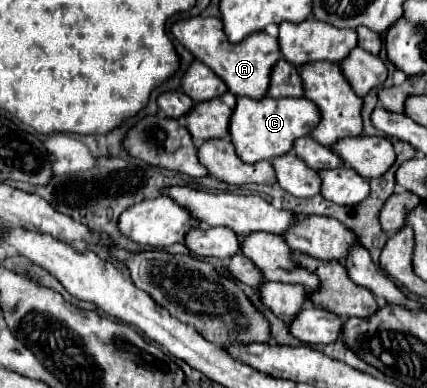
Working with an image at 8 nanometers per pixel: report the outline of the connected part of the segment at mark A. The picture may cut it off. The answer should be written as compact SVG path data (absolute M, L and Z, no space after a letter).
M196 16L178 20L172 26L172 34L184 48L188 48L200 62L204 62L208 68L212 68L226 84L228 90L234 96L246 96L252 100L260 100L268 96L268 80L272 74L272 68L280 60L280 46L278 38L268 36L266 32L256 32L248 36L248 40L242 40L240 44L230 44L224 36L224 26L220 18L212 16Z

